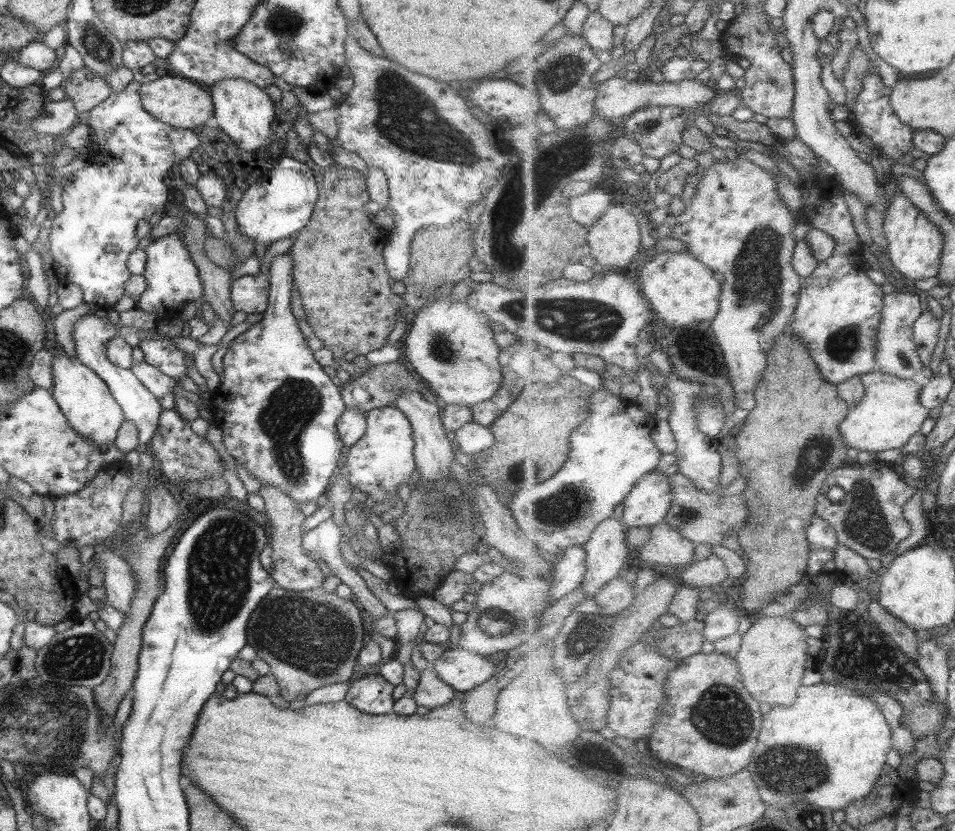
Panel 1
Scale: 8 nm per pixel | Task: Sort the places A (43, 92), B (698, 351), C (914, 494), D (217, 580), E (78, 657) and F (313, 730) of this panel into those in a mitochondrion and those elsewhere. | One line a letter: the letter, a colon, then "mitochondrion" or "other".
A: other
B: mitochondrion
C: other
D: mitochondrion
E: mitochondrion
F: other

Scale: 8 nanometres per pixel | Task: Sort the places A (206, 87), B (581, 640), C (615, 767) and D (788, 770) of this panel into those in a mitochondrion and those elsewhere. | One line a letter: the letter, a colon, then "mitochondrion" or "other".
A: other
B: mitochondrion
C: other
D: mitochondrion

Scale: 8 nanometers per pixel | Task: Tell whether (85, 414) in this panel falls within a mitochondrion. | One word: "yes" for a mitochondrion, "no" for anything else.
no

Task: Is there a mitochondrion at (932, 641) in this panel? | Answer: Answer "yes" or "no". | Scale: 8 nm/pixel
no

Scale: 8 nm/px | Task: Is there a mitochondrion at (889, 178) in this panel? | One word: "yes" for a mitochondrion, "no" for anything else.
no

